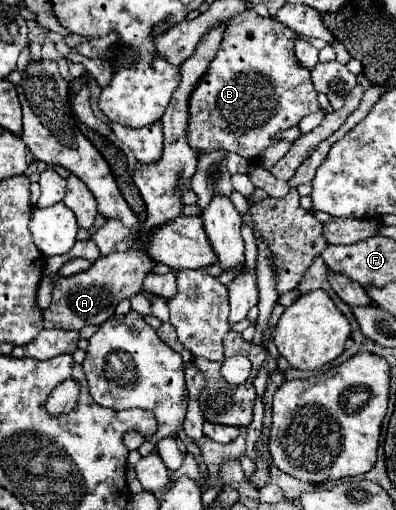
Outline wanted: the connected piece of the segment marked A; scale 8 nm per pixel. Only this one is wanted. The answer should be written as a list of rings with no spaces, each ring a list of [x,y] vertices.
[[[133,241],[125,253],[109,253],[99,257],[87,271],[59,277],[53,285],[51,305],[43,311],[43,327],[45,329],[83,329],[85,325],[101,325],[115,313],[115,301],[123,301],[141,291],[143,279],[157,265],[143,247]]]

